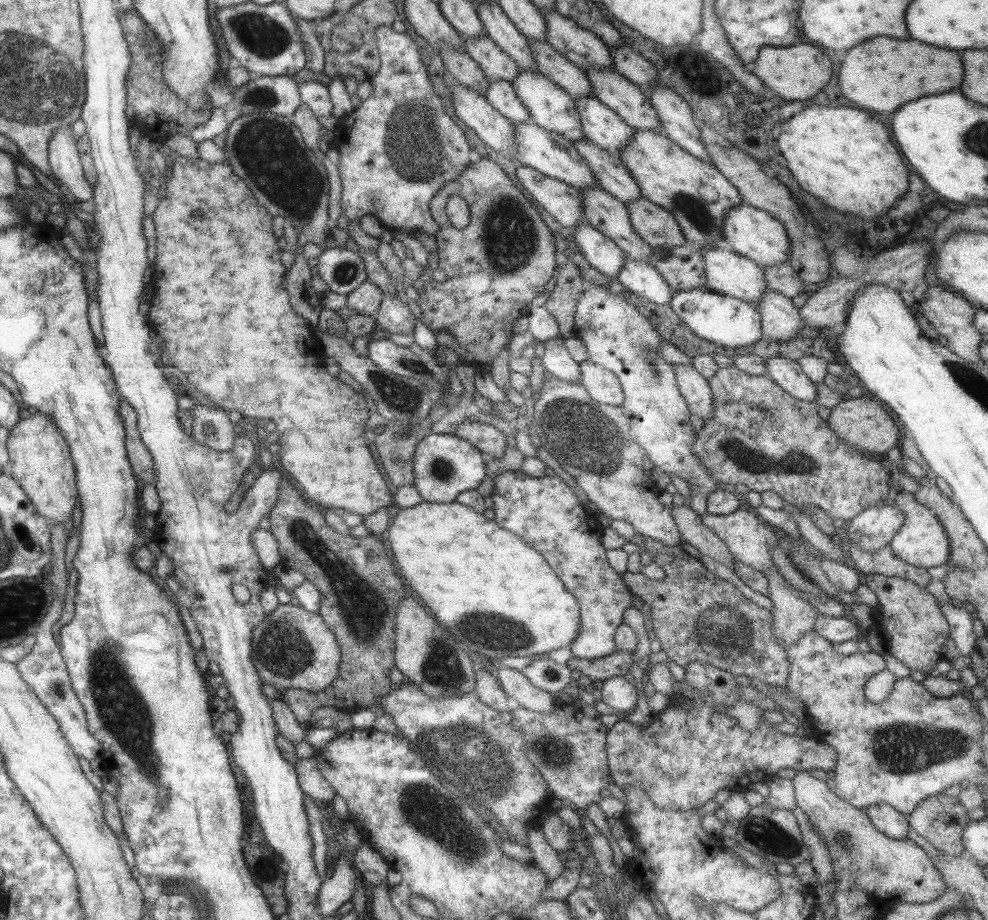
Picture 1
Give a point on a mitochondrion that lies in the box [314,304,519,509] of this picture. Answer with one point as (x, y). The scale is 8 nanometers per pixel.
(407, 401)

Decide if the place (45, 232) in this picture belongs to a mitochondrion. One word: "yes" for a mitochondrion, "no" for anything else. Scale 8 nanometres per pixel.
no

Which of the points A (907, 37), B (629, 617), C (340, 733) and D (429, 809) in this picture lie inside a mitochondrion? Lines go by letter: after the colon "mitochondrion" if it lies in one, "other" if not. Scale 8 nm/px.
A: other
B: other
C: other
D: mitochondrion

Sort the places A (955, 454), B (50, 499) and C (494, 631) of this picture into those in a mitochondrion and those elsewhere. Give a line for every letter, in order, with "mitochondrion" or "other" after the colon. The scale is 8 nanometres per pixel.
A: other
B: other
C: mitochondrion

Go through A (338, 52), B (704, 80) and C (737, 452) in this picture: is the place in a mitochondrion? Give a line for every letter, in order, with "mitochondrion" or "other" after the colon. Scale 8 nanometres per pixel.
A: other
B: other
C: mitochondrion

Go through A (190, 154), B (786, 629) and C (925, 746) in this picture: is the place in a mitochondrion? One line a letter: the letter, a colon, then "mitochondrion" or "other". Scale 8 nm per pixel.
A: other
B: other
C: mitochondrion

